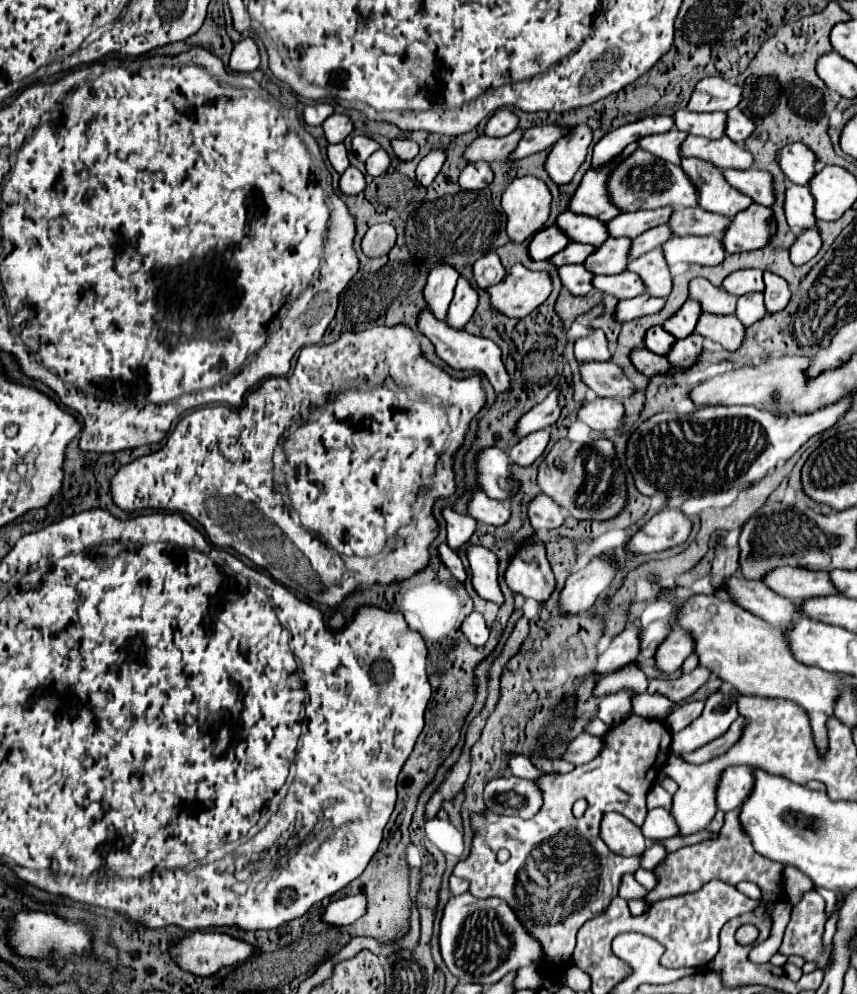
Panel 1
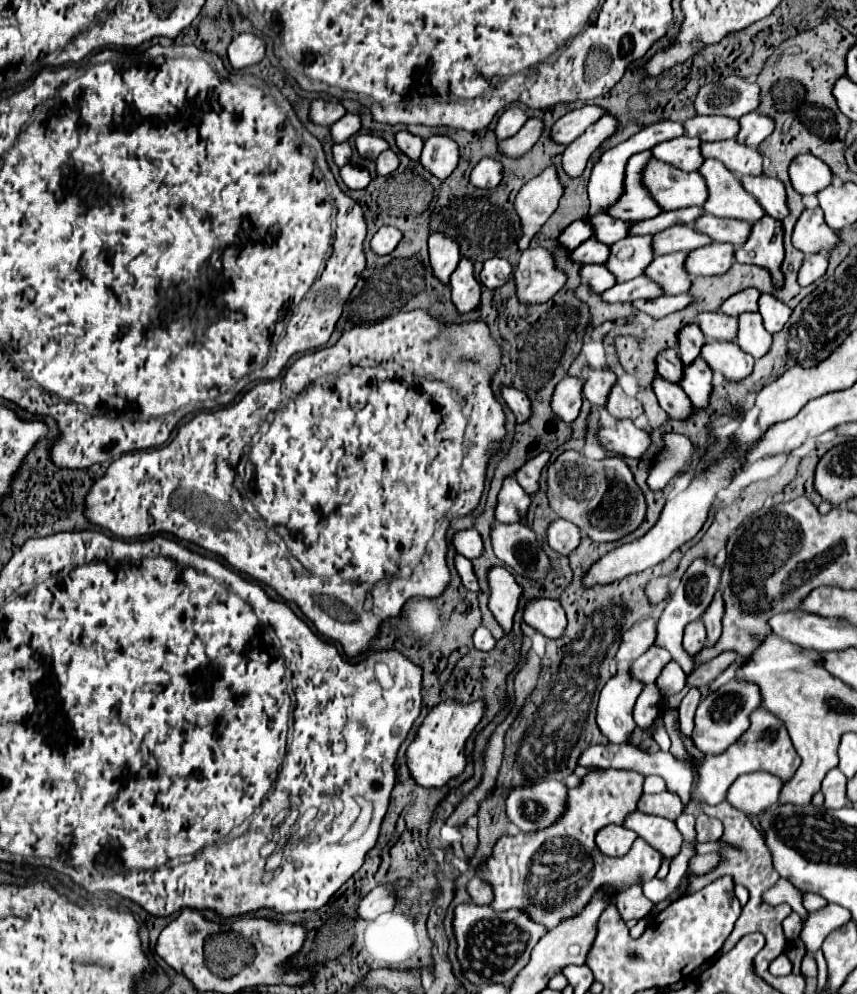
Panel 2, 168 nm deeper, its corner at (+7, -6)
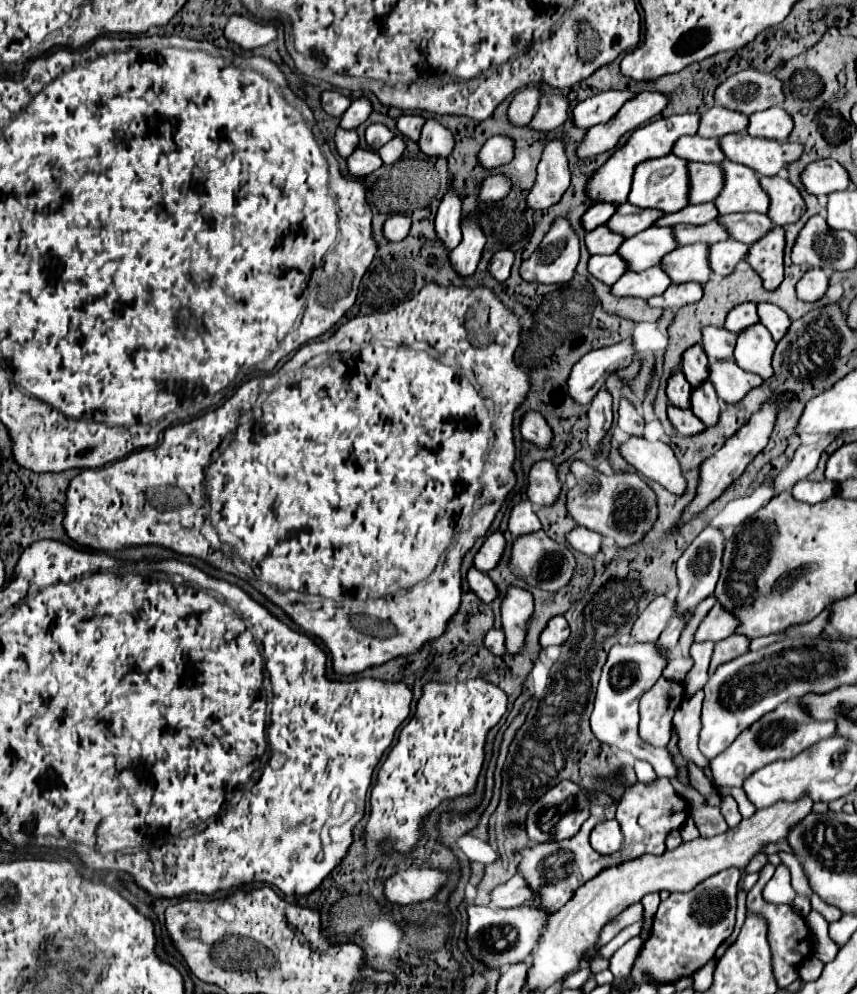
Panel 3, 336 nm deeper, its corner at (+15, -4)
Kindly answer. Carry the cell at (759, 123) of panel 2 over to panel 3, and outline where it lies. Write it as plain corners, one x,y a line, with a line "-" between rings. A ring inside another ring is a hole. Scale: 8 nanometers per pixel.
772,107
750,115
750,125
746,131
752,137
770,137
786,141
788,135
792,133
792,127
794,127
792,117
782,107

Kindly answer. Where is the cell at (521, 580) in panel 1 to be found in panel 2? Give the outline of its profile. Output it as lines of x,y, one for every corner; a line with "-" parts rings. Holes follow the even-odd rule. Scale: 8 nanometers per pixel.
534,597
524,605
524,615
522,619
538,629
542,635
556,639
564,633
566,627
566,615
562,605
556,599
548,597

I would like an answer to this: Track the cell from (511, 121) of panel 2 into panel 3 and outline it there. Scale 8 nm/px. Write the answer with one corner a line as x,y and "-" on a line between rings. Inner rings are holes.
526,87
522,89
510,103
508,119
516,125
528,125
532,121
532,115
536,115
536,107
540,103
540,89
538,87

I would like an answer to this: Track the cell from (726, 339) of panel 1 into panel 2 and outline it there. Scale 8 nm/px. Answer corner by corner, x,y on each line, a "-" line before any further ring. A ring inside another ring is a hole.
706,341
700,355
708,361
712,369
732,381
744,379
754,367
754,357
742,353
742,349
734,341

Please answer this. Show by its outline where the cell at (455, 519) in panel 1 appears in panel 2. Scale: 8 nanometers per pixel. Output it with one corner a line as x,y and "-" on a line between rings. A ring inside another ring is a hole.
462,529
462,531
456,531
454,537
452,537
452,547
456,549
456,553
468,557
468,559
474,559
480,555
482,551
482,539
480,539
480,533
476,529

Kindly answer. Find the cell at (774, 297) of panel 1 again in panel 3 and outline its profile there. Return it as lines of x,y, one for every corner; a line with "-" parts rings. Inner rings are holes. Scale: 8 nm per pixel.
760,303
758,305
758,315
760,315
762,325
772,333
772,337
774,337
776,343
786,335
788,327
792,323
790,317
780,307
776,307
772,303

